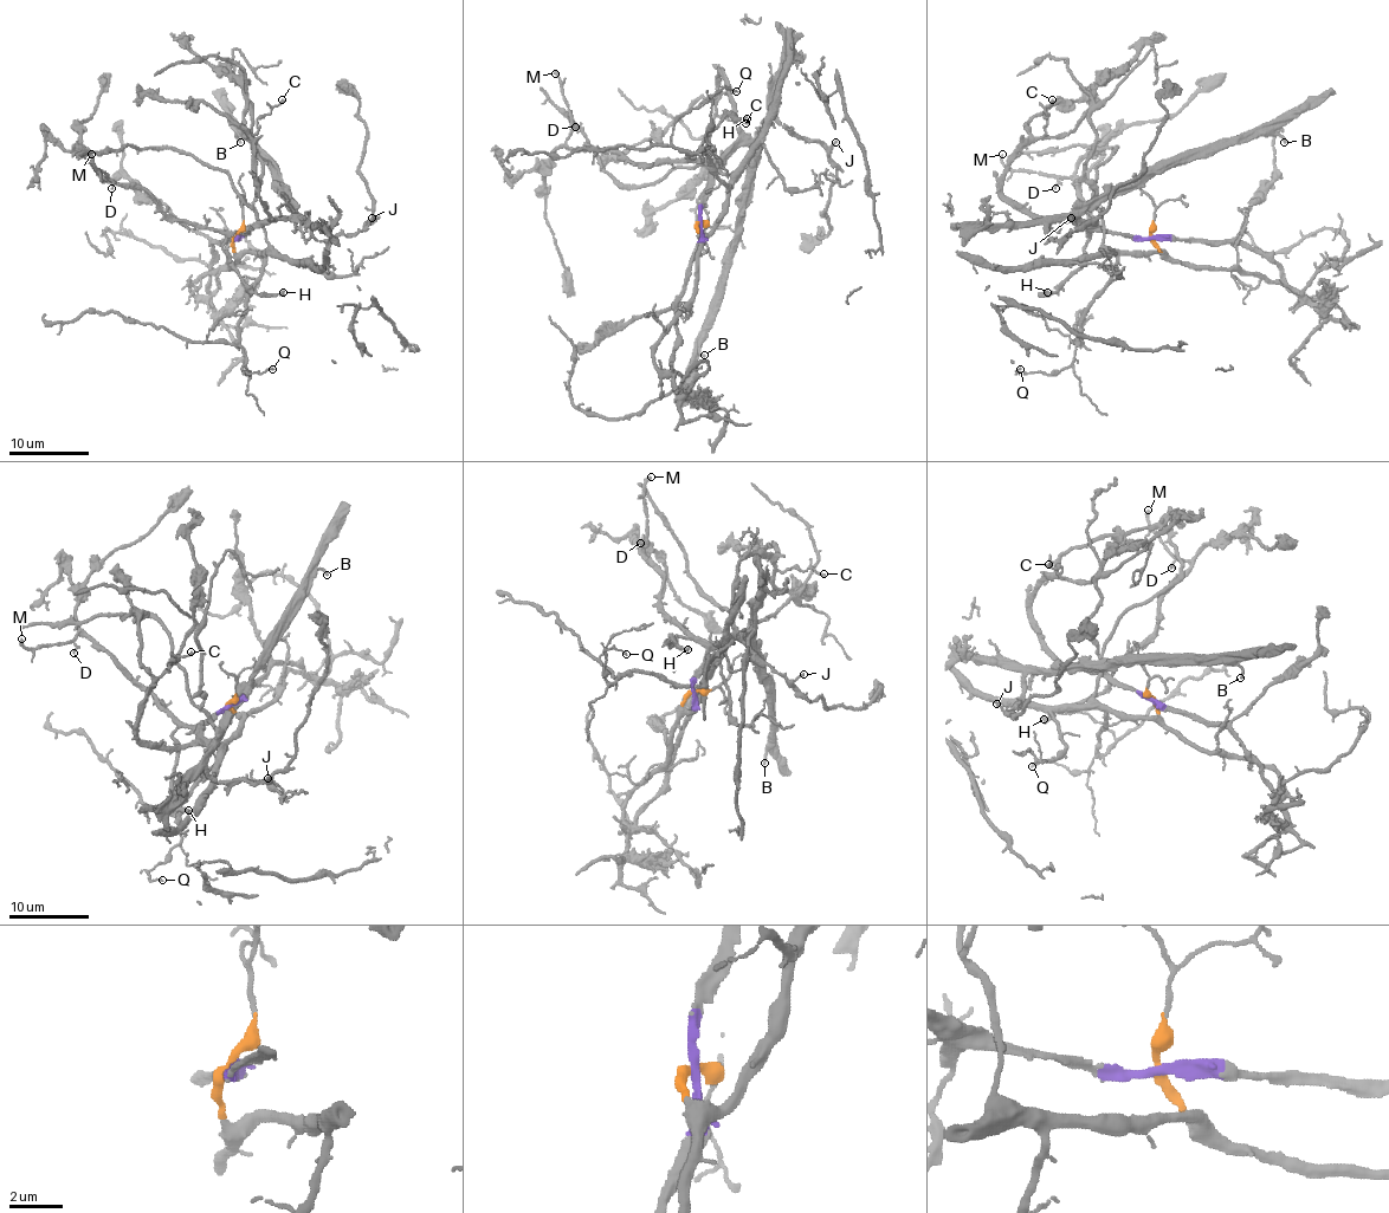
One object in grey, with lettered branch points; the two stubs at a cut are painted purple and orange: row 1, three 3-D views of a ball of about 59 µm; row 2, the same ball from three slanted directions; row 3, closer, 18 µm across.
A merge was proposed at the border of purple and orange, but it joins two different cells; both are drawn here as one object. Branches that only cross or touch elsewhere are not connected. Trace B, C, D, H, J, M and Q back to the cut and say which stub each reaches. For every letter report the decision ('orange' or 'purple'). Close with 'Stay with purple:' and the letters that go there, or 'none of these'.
B: purple
C: purple
D: purple
H: purple
J: purple
M: purple
Q: orange
Stay with purple: B, C, D, H, J, M

